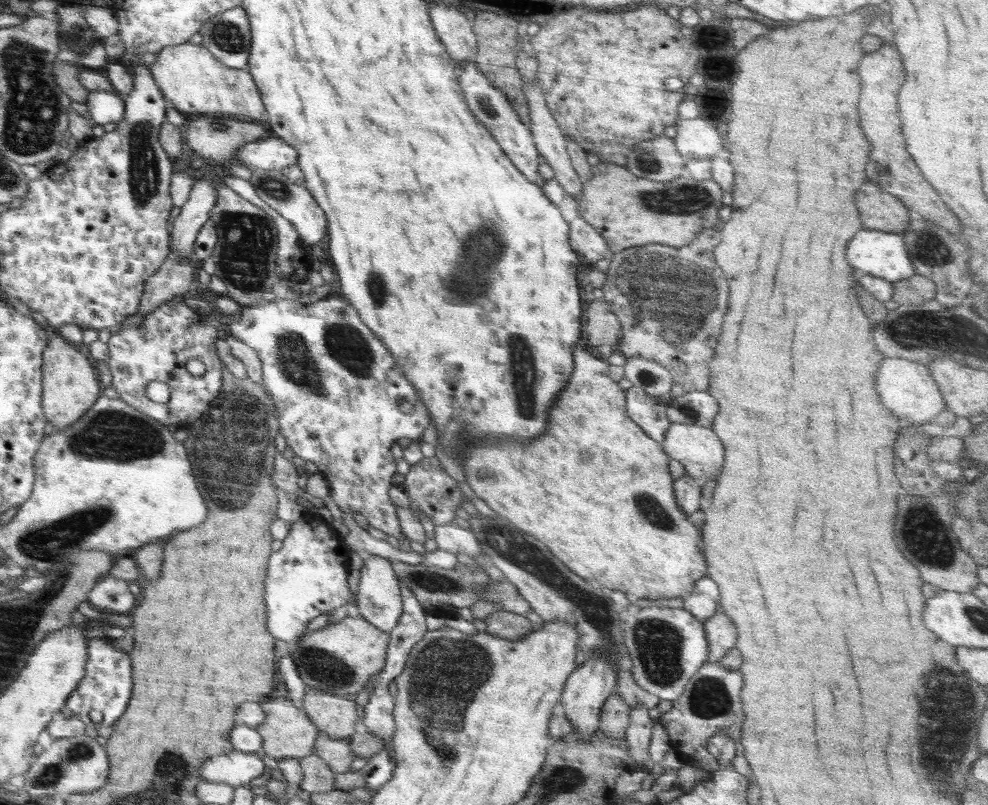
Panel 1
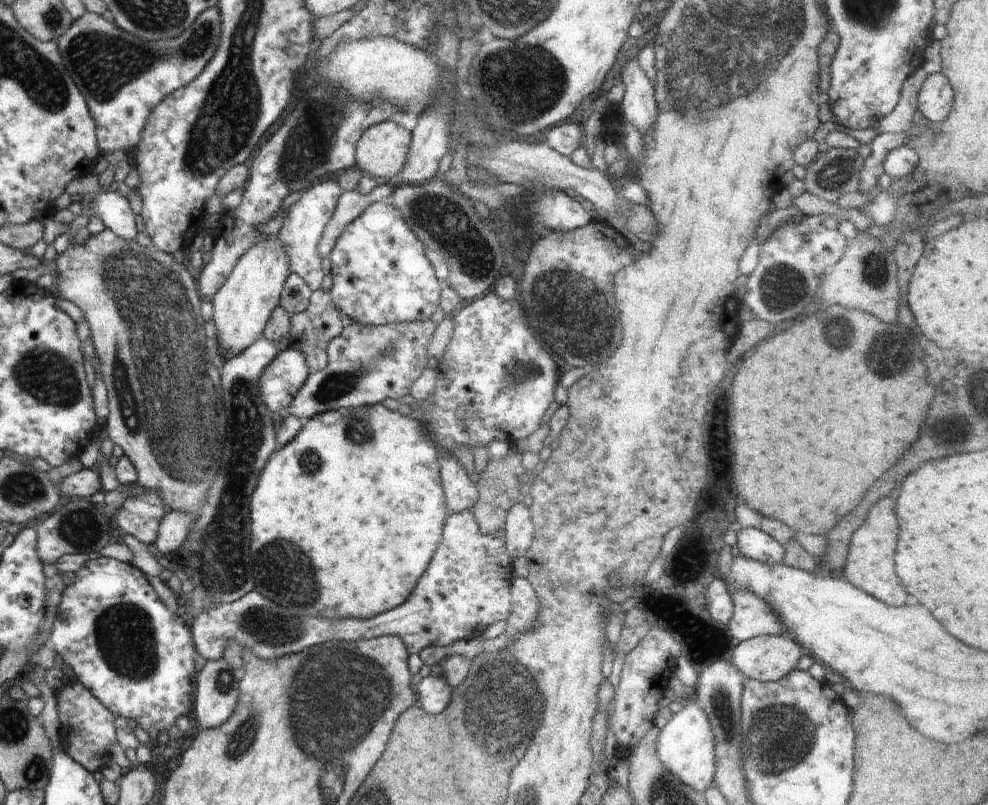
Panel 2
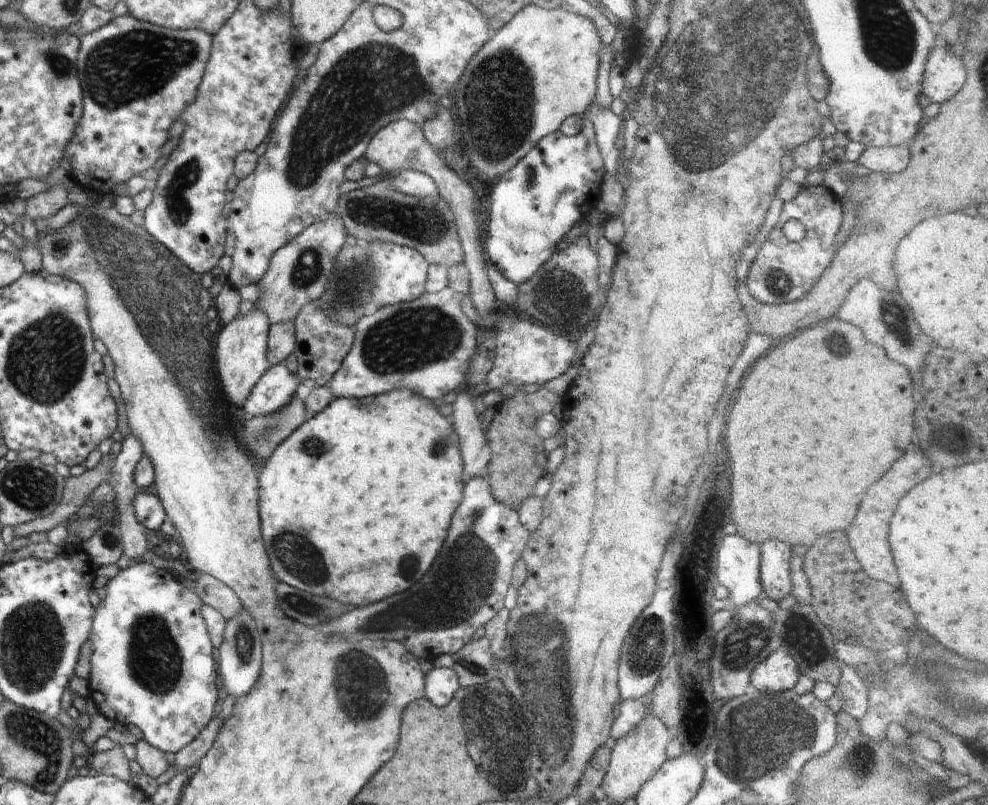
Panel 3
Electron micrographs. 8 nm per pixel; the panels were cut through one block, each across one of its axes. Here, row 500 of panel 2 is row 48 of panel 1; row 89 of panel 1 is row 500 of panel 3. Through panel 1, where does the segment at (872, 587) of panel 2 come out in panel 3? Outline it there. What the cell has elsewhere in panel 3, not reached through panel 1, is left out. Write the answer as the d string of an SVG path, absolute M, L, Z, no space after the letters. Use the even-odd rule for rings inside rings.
M920 449L908 452L906 456L902 456L900 460L896 460L892 464L892 470L882 476L878 482L872 484L872 488L868 490L866 500L860 504L858 508L858 518L854 518L850 530L848 530L848 540L850 546L854 550L857 561L860 562L864 572L873 579L884 580L885 583L898 586L899 577L896 571L896 566L893 559L893 554L888 548L888 522L898 506L898 500L912 490L912 487L924 482L924 478L932 475L930 472L932 462L928 462L928 458L921 452Z

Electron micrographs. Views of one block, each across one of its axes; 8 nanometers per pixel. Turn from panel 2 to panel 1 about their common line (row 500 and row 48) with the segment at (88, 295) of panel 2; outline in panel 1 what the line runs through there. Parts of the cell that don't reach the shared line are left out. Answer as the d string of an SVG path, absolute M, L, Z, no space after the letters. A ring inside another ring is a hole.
M184 44L164 47L157 53L157 60L148 68L155 77L157 87L162 91L169 105L174 106L178 111L188 114L214 115L222 114L234 118L243 118L248 121L265 122L265 106L261 99L260 91L257 89L252 75L245 69L228 68L221 64L201 44Z

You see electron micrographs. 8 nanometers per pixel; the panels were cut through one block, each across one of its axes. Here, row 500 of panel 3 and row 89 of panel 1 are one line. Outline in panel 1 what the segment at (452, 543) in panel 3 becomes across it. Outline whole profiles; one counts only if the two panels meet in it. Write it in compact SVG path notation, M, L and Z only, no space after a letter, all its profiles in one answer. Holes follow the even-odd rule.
M475 63L462 64L457 70L457 81L461 86L464 100L470 112L488 129L488 132L502 147L505 155L514 163L514 166L522 174L525 174L530 182L537 184L541 188L546 181L537 173L540 166L538 158L541 157L541 154L534 144L531 130L520 120L506 93L496 88Z

